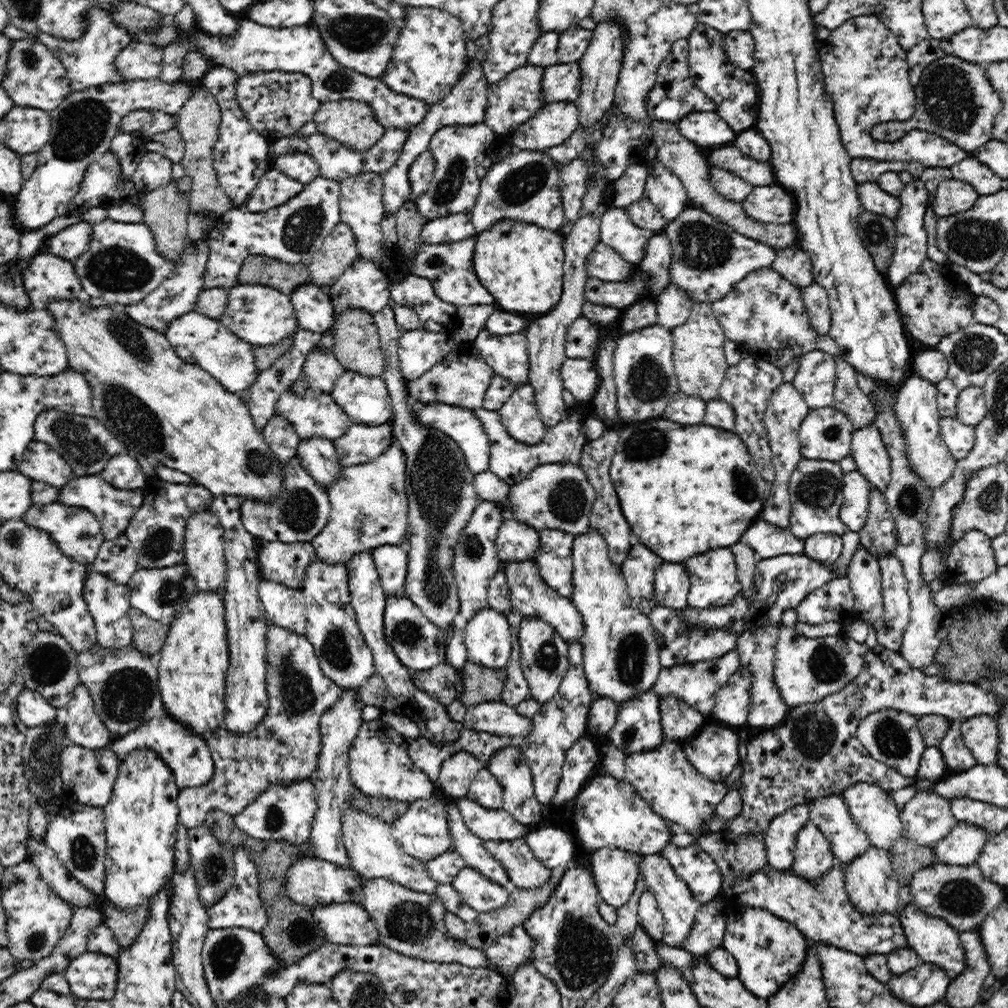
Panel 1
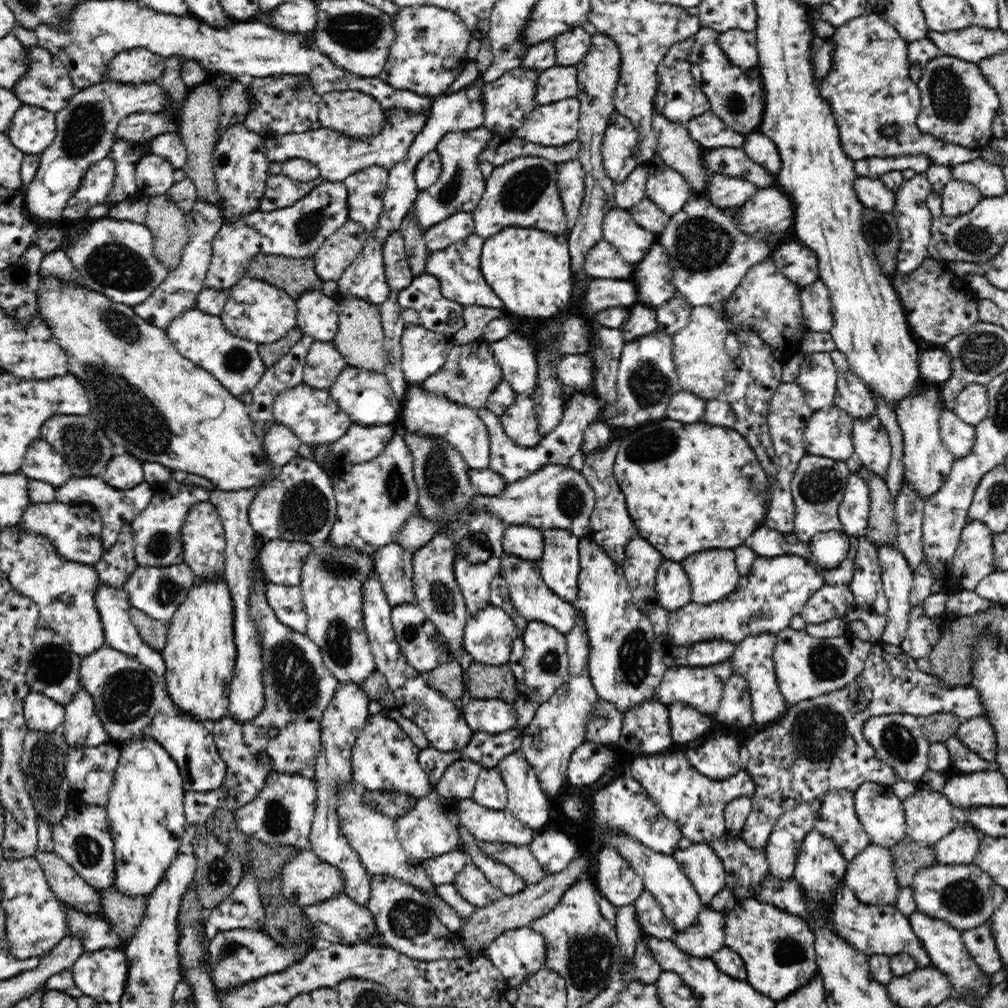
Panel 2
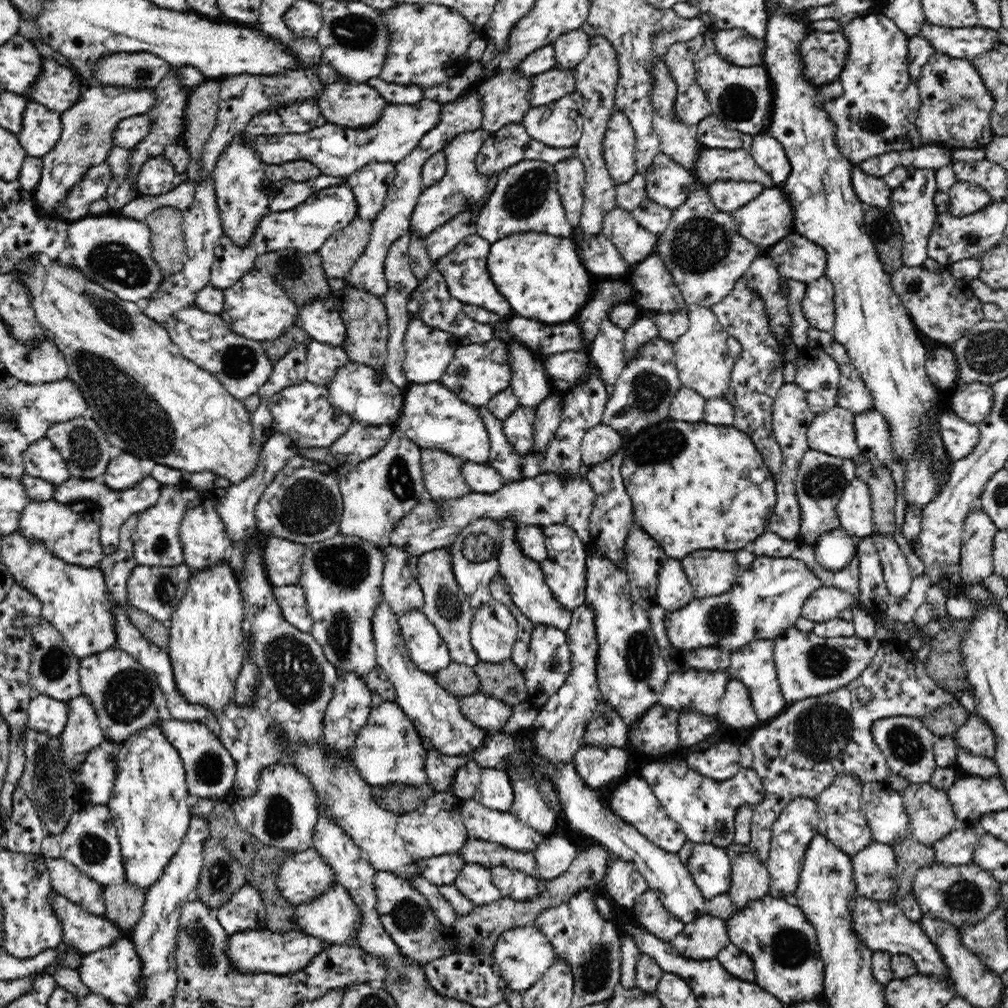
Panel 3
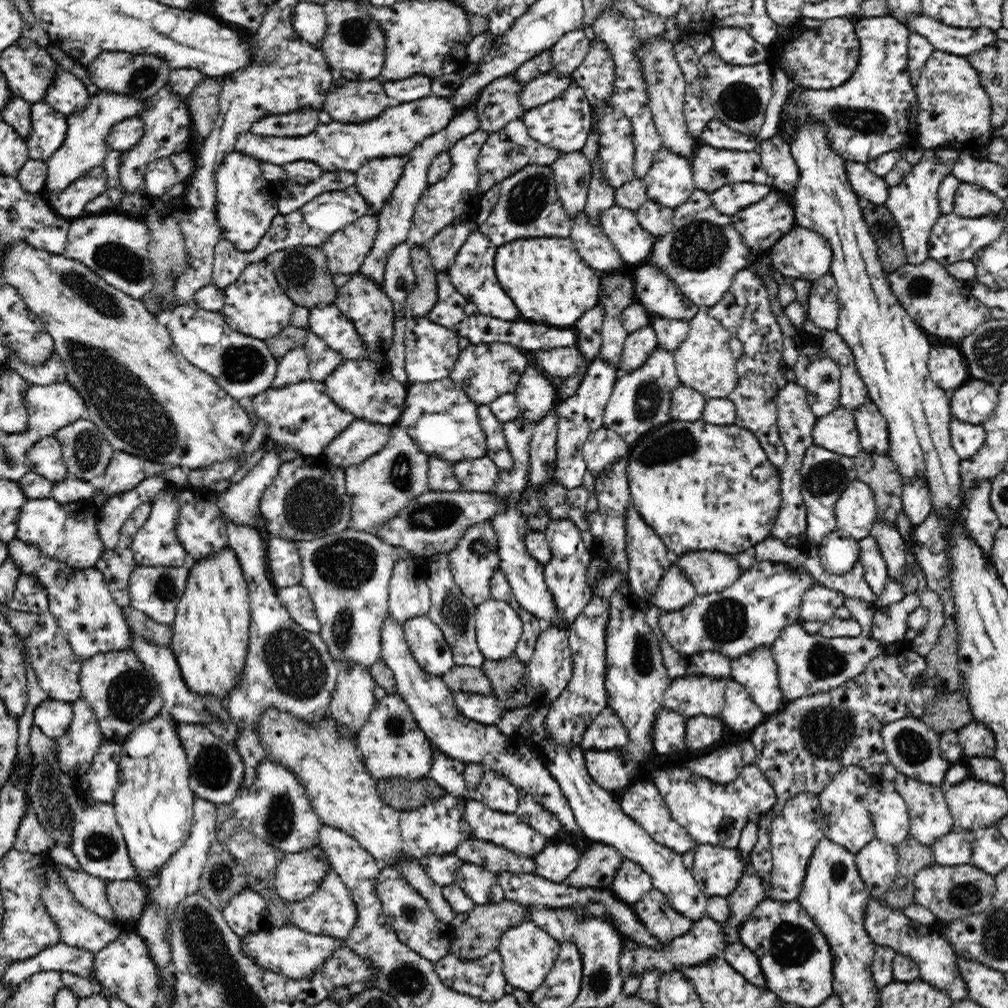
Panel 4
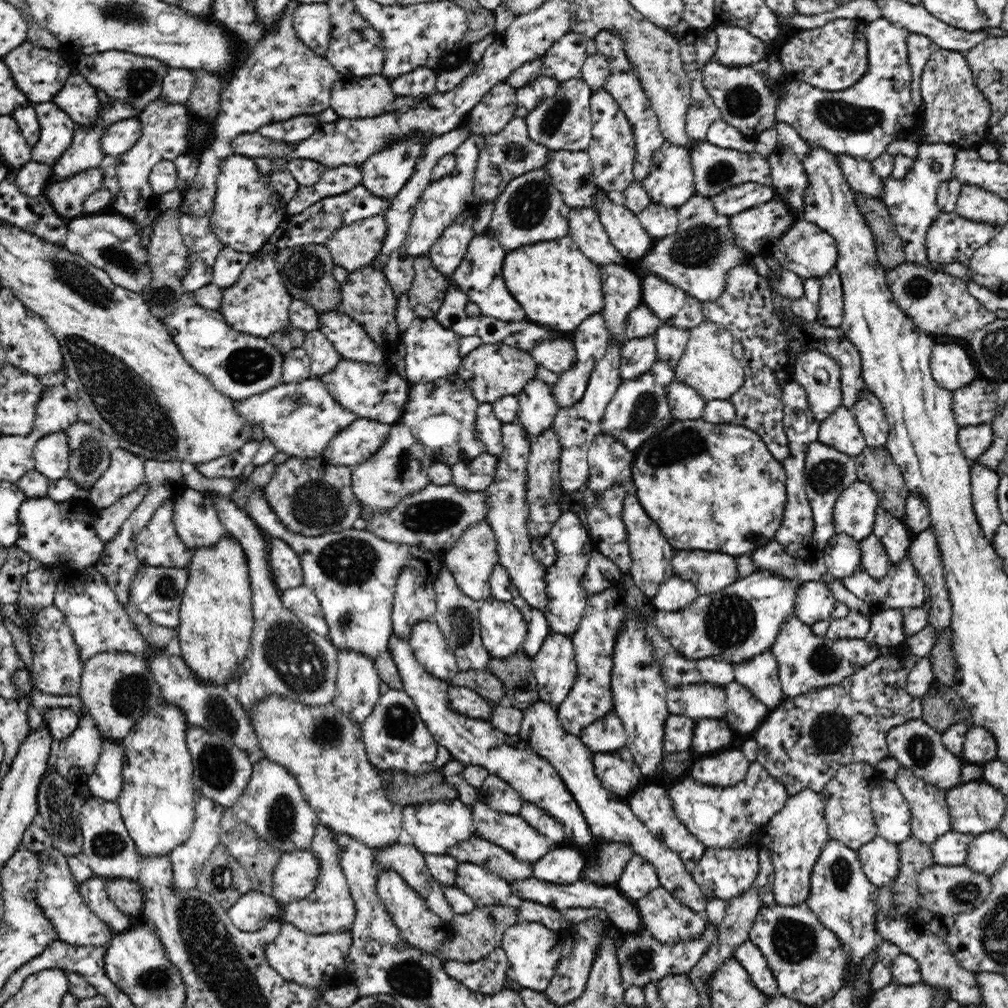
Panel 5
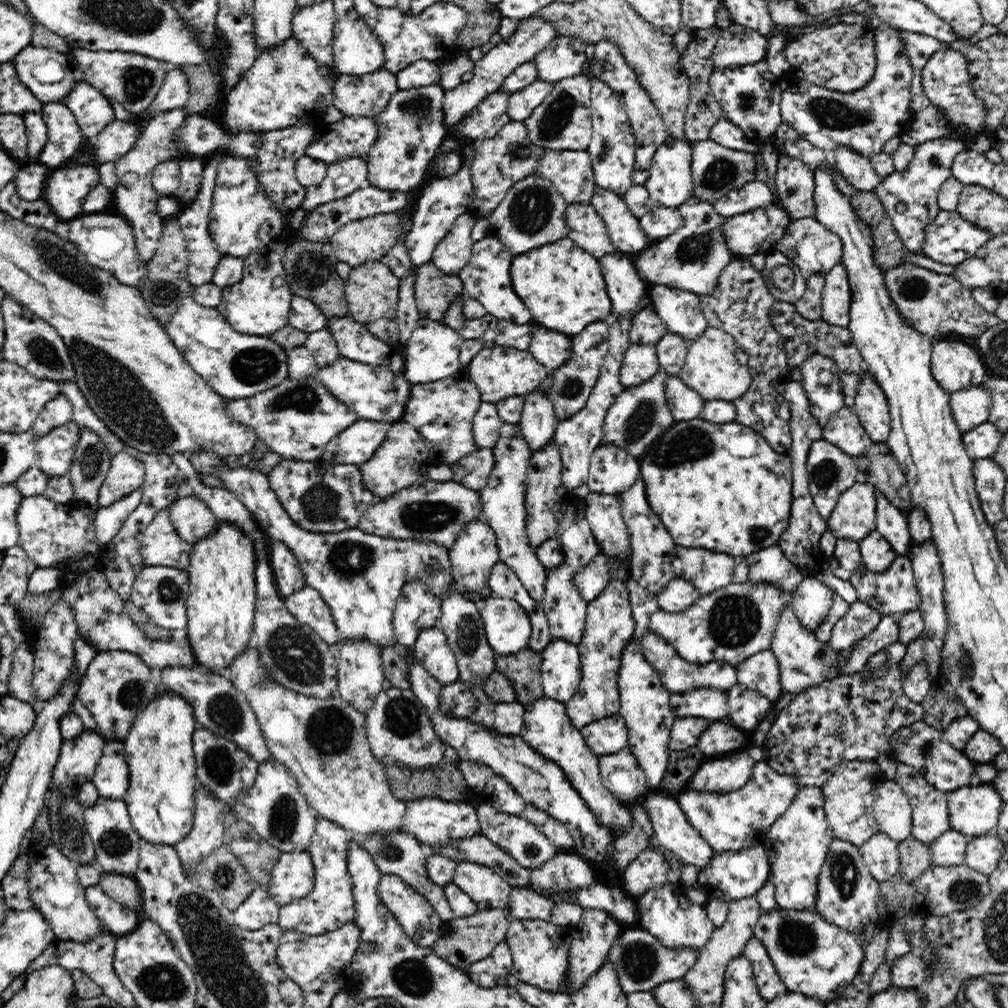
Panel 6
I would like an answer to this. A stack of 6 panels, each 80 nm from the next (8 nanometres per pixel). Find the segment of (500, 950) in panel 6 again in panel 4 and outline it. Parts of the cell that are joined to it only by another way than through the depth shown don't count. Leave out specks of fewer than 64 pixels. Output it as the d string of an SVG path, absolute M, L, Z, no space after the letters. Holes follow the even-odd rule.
M497 951L480 959L462 959L449 953L434 963L434 972L442 985L478 1001L497 1001L506 994L507 980Z

